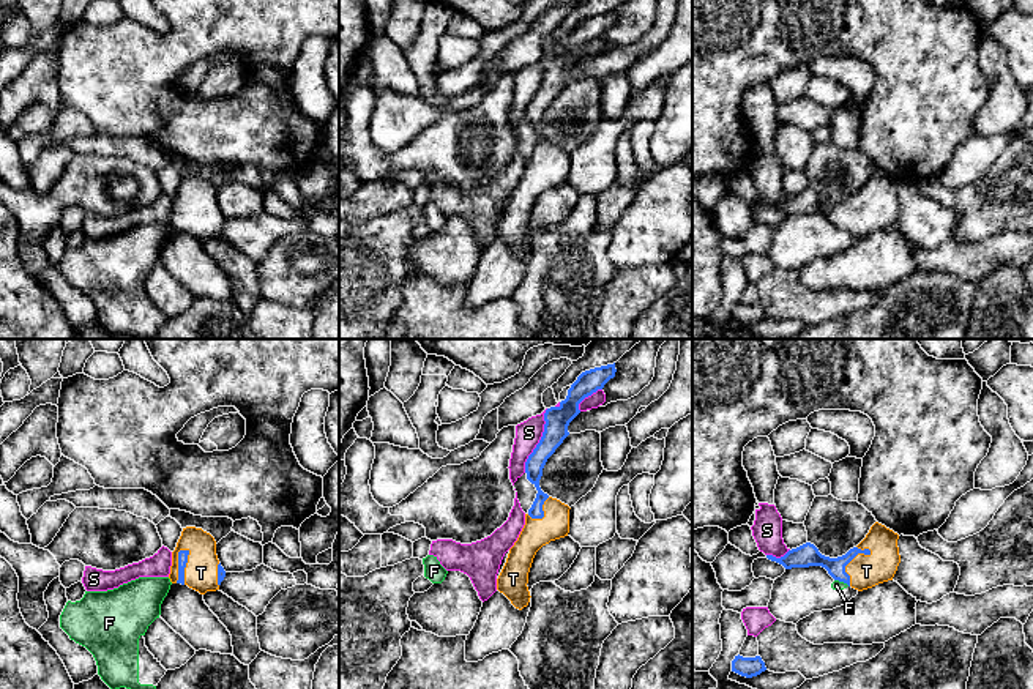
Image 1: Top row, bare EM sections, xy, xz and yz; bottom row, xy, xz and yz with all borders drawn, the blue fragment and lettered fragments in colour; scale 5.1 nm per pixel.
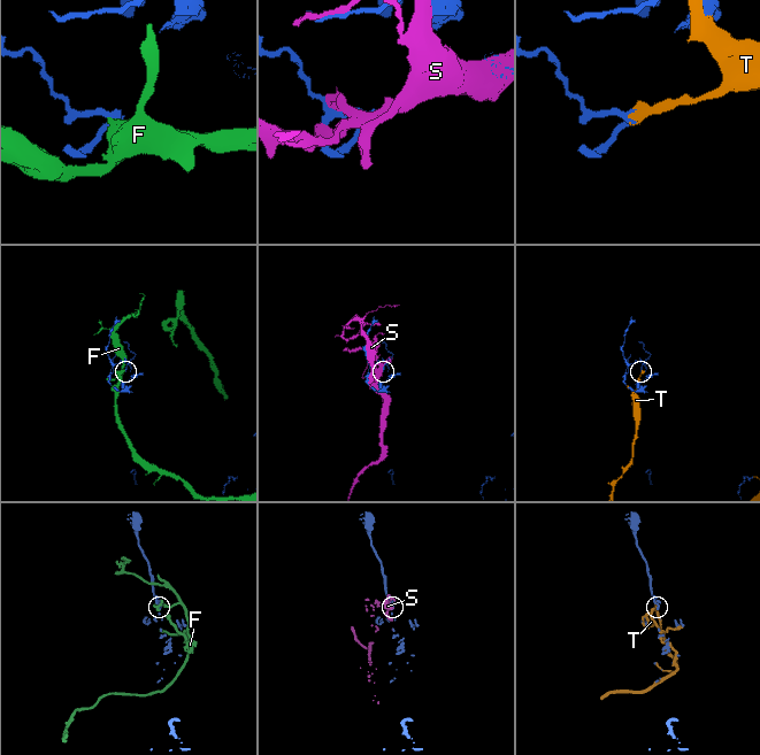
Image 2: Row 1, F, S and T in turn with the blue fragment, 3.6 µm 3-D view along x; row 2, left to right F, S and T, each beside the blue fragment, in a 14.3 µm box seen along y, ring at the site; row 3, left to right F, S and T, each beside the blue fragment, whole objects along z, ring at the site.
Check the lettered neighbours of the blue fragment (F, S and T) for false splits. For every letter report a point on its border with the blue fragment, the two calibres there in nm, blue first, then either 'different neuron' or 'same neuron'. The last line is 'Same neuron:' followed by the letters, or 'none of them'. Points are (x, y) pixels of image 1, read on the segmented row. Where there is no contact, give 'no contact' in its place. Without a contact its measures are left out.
F: meets blue in yz at (842, 580); 120 nm thick on the blue side, 50 nm on the other; different neuron
S: meets blue in xz at (540, 440); 130 nm thick on the blue side, 130 nm on the other; different neuron
T: meets blue in xy at (185, 565); 50 nm thick on the blue side, 170 nm on the other; same neuron
Same neuron: T

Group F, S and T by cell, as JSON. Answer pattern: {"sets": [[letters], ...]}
{"sets": [["F"], ["S"], ["T"]]}

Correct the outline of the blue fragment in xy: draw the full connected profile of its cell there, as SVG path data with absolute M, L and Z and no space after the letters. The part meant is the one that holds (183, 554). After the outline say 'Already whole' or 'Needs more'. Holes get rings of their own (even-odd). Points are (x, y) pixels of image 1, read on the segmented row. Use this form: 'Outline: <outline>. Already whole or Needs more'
Outline: M186 527L172 552L169 579L205 594L219 590L226 571L216 555L214 538L202 528Z. Needs more

